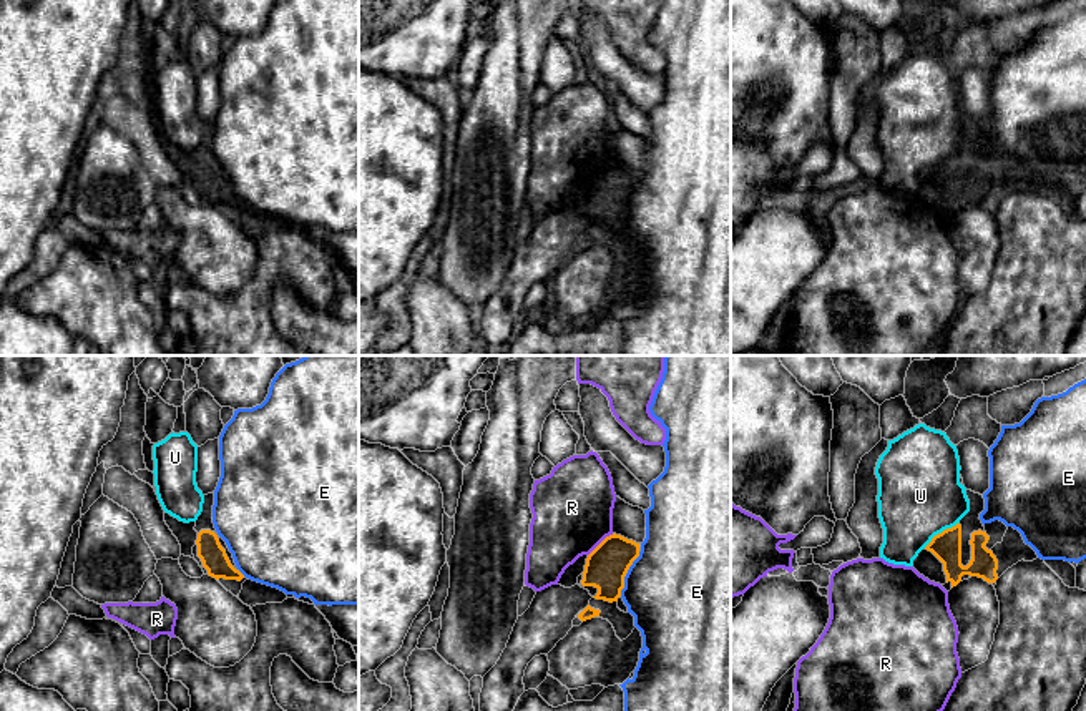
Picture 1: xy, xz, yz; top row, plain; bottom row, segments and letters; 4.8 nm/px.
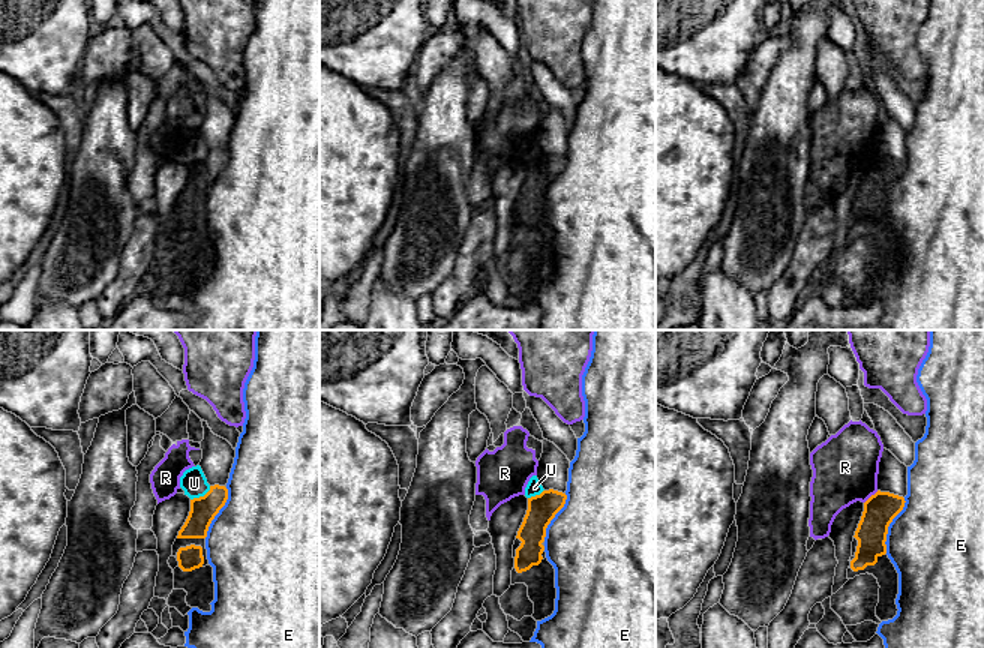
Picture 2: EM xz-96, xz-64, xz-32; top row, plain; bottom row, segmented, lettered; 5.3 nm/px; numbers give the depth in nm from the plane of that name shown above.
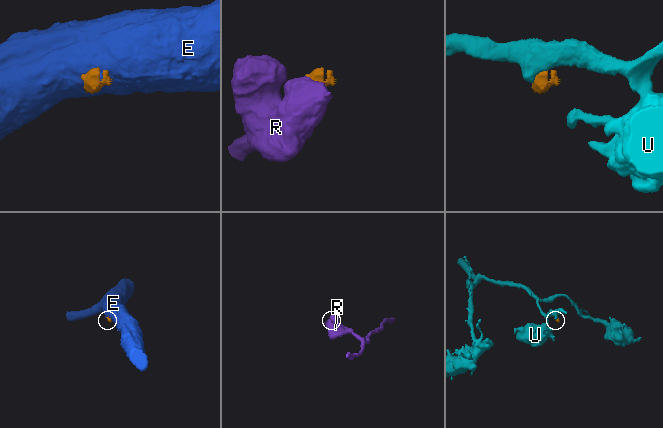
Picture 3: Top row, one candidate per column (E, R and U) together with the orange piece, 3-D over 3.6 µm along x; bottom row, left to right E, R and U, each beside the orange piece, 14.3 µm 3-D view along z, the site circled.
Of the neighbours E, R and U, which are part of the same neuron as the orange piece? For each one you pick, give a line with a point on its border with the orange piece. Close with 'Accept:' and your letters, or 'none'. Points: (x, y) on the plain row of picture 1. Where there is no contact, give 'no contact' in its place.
Accept: none

